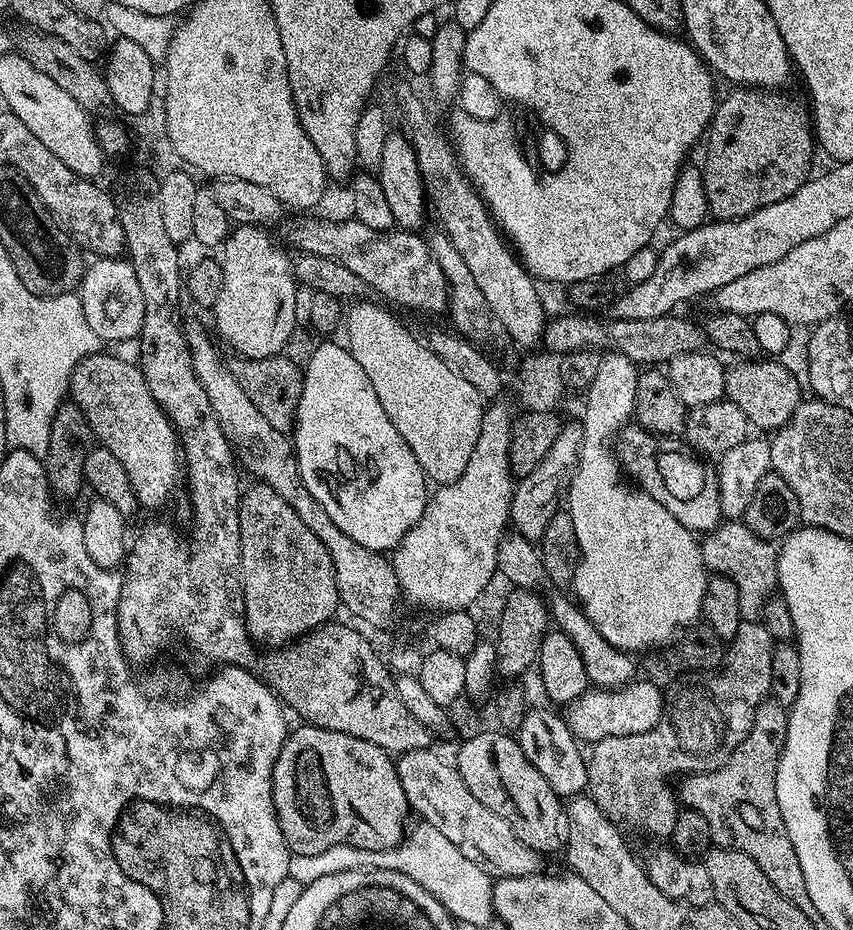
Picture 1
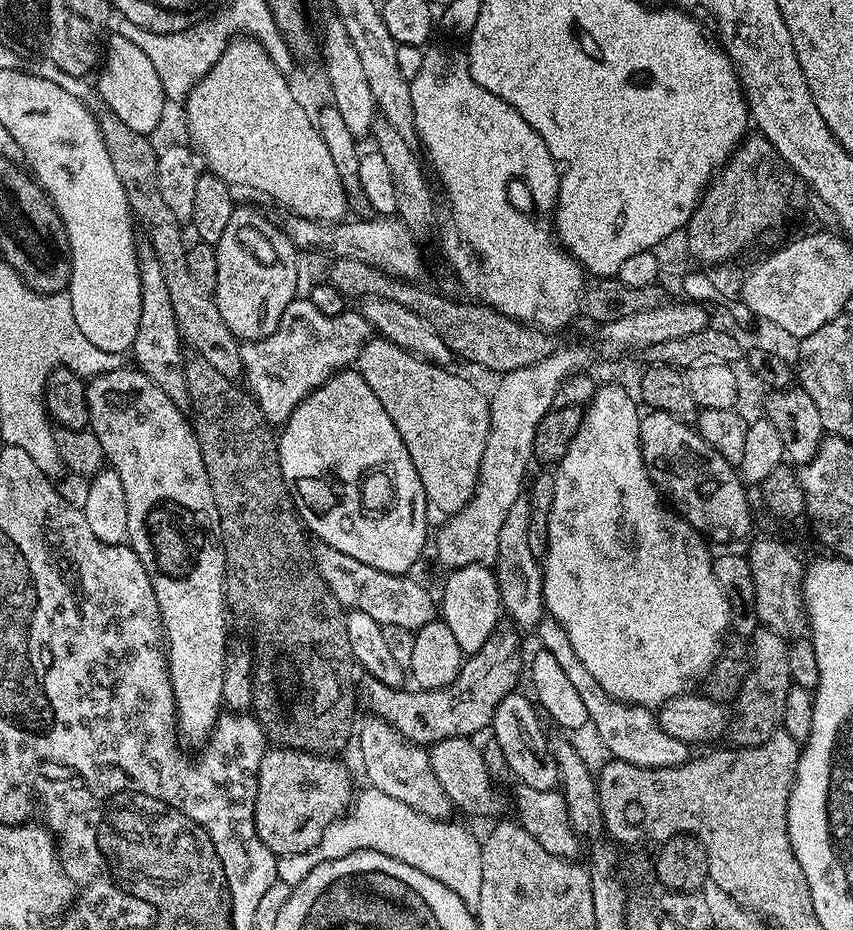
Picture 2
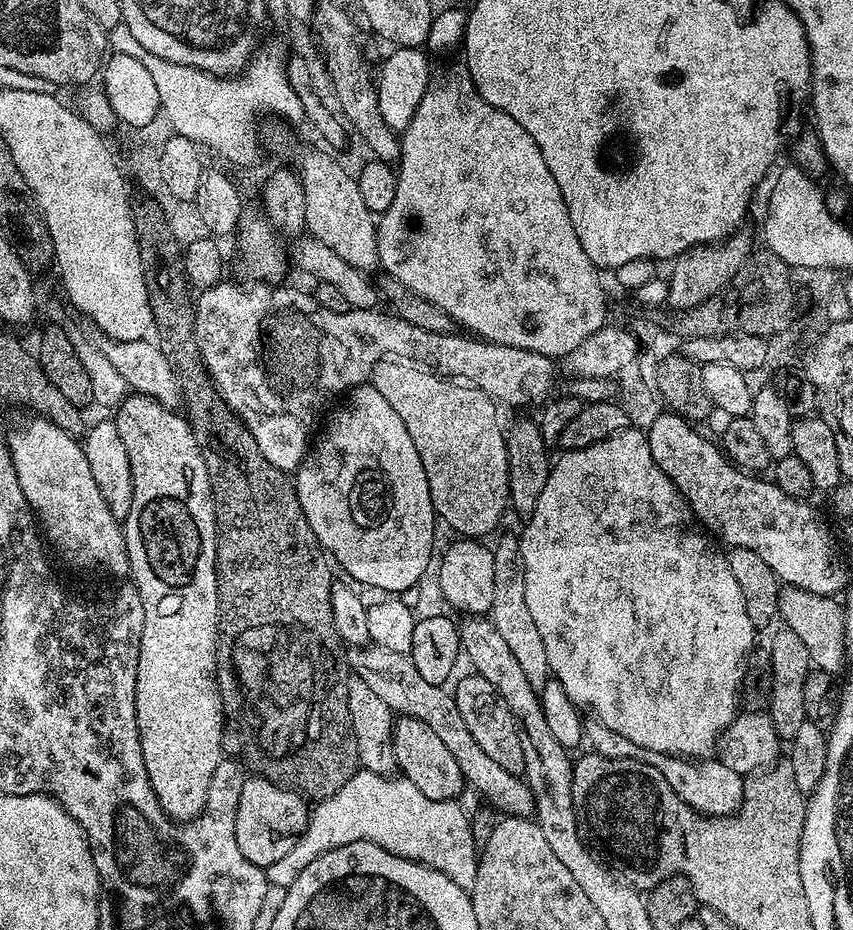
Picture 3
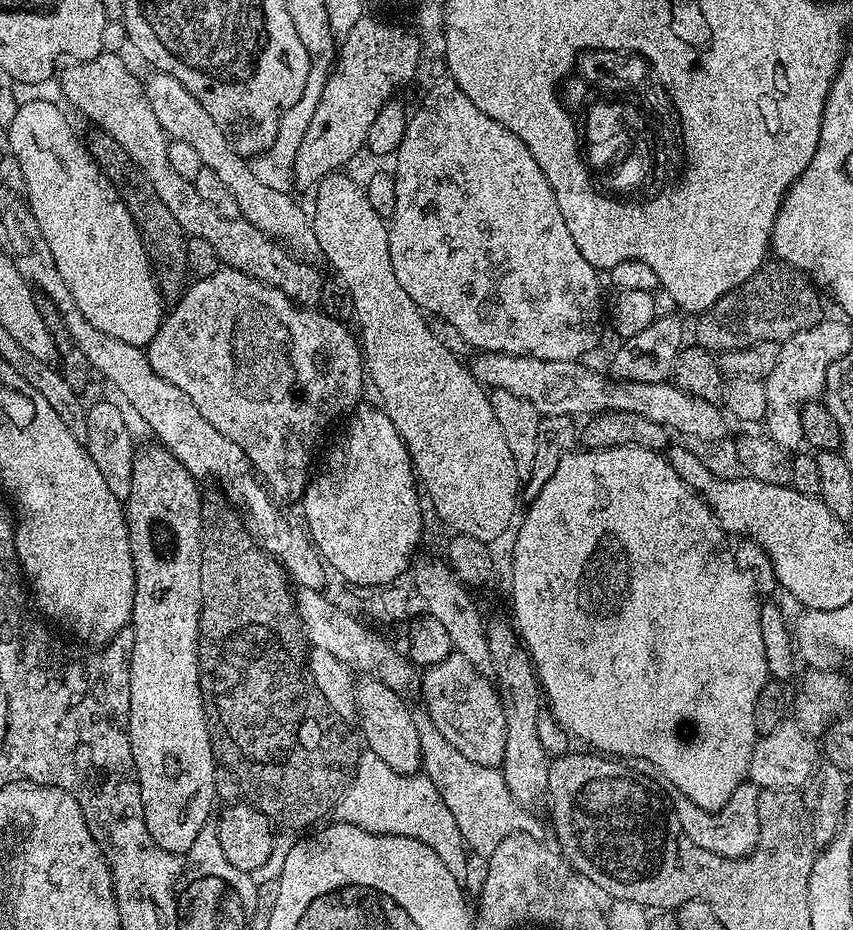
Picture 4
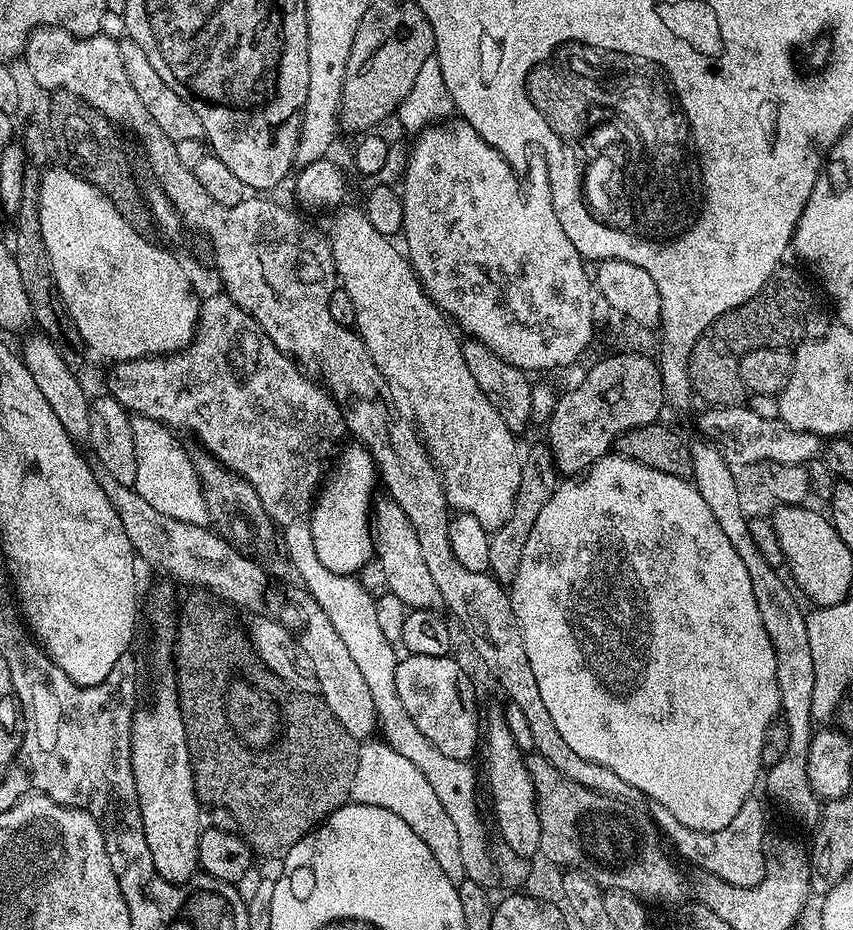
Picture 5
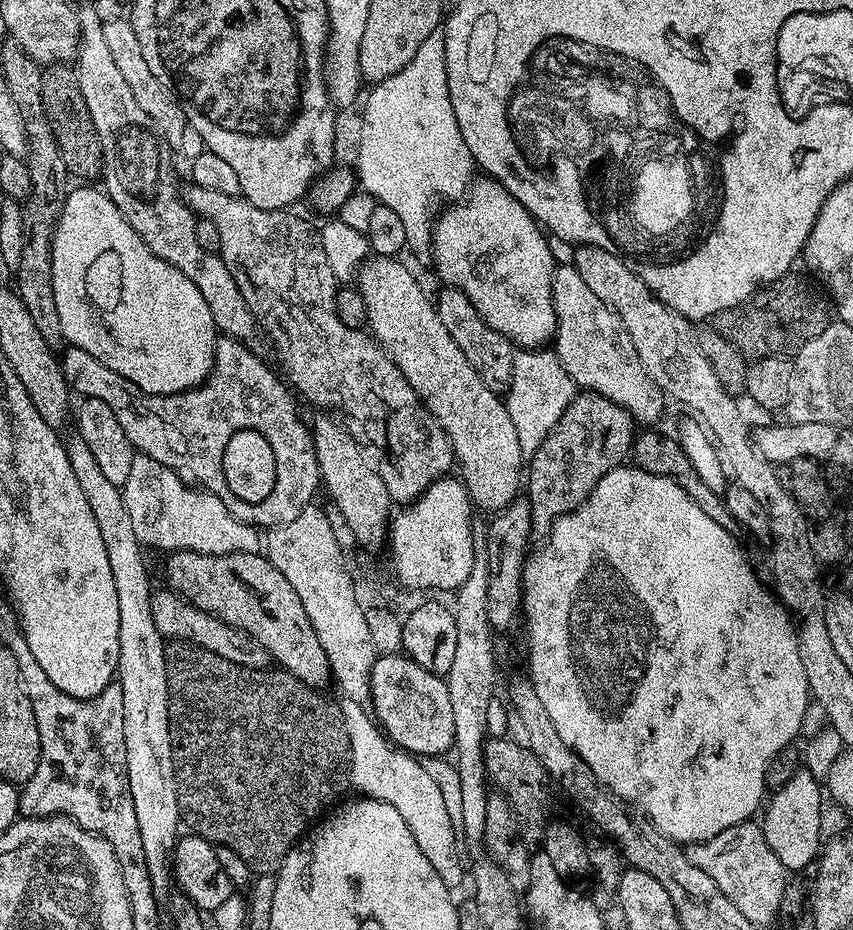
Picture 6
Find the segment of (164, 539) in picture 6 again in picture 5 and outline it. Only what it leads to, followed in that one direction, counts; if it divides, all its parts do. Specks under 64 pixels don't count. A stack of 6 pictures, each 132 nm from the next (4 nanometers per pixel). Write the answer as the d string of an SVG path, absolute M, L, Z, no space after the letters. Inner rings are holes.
M132 417L131 434L134 441L137 473L133 488L155 511L184 523L205 526L209 523L208 503L193 457L178 444L173 431L156 419Z

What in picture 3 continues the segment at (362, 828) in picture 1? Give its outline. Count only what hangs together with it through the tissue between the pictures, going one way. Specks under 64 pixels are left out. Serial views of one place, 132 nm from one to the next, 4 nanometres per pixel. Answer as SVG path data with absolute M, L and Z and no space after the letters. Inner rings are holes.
M249 775L242 782L242 794L238 797L237 814L234 818L234 838L238 838L238 850L242 850L246 862L254 862L254 866L267 870L274 862L278 862L278 858L290 854L294 842L306 830L309 815L309 805L299 792L294 792L291 788L283 788L264 776Z

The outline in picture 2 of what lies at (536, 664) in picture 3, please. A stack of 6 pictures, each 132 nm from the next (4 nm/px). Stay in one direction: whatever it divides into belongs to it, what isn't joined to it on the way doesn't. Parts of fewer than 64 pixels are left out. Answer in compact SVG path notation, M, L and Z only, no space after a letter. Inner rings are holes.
M521 498L518 502L514 502L514 506L510 506L510 514L506 514L505 520L502 521L502 531L498 533L498 558L494 565L498 590L500 591L500 607L503 615L524 634L527 634L527 632L531 633L535 630L546 614L542 564L534 554L534 550L530 550L531 517L532 505L527 499Z

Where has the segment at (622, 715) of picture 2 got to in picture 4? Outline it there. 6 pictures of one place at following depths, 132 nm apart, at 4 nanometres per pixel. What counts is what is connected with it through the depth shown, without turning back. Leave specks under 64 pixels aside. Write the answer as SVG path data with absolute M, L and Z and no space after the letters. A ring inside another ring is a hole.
M745 782L734 790L728 804L716 812L707 812L699 808L686 794L673 791L670 796L670 808L676 821L682 826L686 838L694 842L694 846L702 846L702 850L710 850L712 854L725 856L731 860L741 860L749 856L756 848L760 827L758 826L758 798L761 788L757 784Z

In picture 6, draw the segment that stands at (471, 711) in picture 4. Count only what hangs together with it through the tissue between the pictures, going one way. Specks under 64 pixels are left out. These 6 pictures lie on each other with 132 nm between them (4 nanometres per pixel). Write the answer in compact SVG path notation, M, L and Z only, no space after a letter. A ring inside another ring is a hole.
M380 654L369 676L369 690L370 708L376 711L375 723L396 747L418 758L443 757L453 751L454 710L450 707L450 690L445 677L422 670L418 662L403 654Z

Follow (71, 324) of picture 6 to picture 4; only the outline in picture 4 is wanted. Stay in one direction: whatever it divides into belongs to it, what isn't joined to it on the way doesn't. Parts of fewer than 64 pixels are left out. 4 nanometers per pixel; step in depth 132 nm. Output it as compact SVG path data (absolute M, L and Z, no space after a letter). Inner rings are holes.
M39 98L21 103L14 114L14 122L10 122L6 130L10 155L16 159L24 175L23 191L32 205L34 218L38 218L38 230L42 230L42 238L46 238L46 246L50 246L50 254L54 254L54 262L62 278L66 278L66 286L70 286L78 310L86 314L86 322L98 326L102 334L118 338L118 342L146 346L160 329L162 319L162 297L152 275L152 263L148 261L142 238L138 238L138 230L116 187L96 165L85 141L83 144L76 137L62 108L59 103Z

